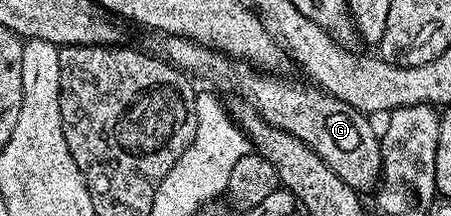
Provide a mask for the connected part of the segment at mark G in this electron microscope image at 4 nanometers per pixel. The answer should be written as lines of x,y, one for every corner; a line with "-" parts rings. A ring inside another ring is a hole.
244,70
237,78
239,95
256,107
267,124
286,130
294,138
306,142
346,186
361,194
371,193
380,182
380,136
372,129
365,113
325,92
323,88
300,80
283,80
280,74
261,74
-
304,83
304,84
303,84

